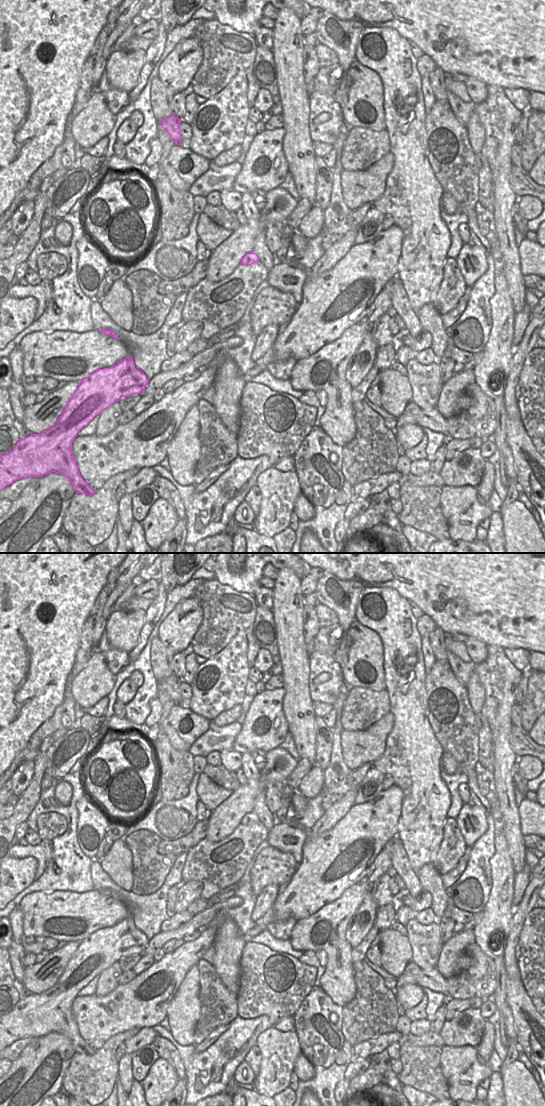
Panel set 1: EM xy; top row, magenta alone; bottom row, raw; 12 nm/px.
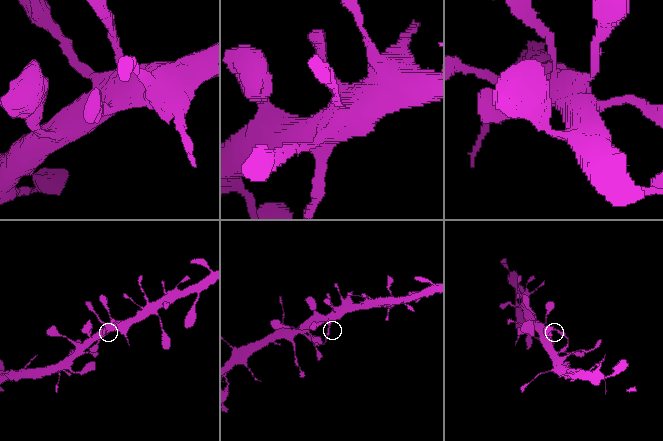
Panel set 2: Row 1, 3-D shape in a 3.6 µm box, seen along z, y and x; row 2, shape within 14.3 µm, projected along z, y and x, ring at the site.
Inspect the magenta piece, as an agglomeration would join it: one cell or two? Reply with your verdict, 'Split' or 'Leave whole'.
Leave whole

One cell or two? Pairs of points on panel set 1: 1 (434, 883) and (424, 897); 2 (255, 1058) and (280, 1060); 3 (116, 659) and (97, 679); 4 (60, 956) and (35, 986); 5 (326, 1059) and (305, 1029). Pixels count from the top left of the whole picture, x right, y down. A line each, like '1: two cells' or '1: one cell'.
1: two cells
2: two cells
3: two cells
4: one cell
5: one cell

